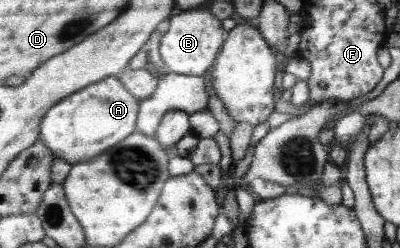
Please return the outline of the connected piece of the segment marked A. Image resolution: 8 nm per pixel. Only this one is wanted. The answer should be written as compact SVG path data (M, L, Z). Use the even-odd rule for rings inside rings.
M113 76L75 92L50 109L43 121L41 140L60 159L70 163L90 161L133 136L137 132L140 115L141 101L125 87L121 79Z

